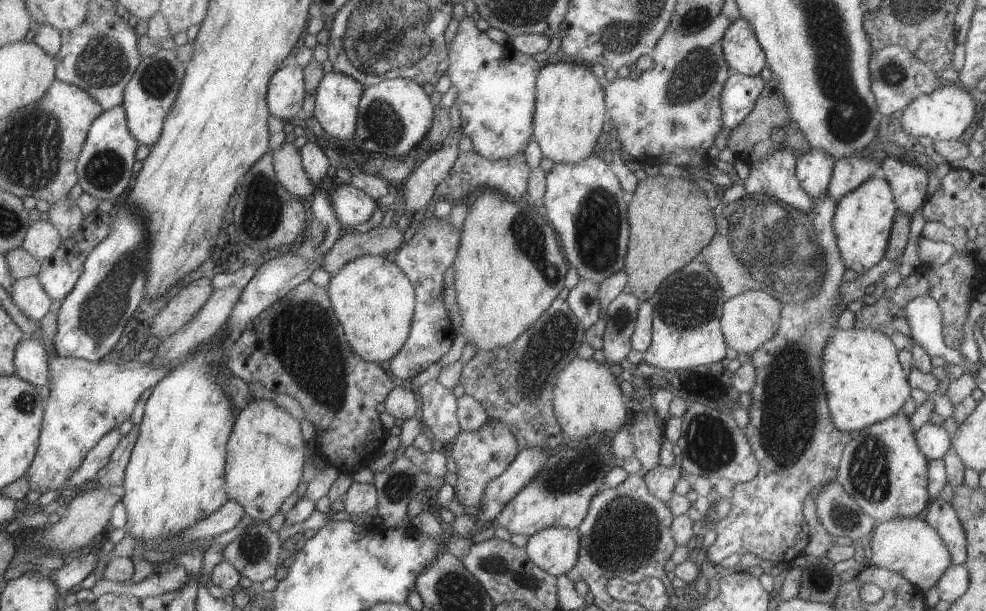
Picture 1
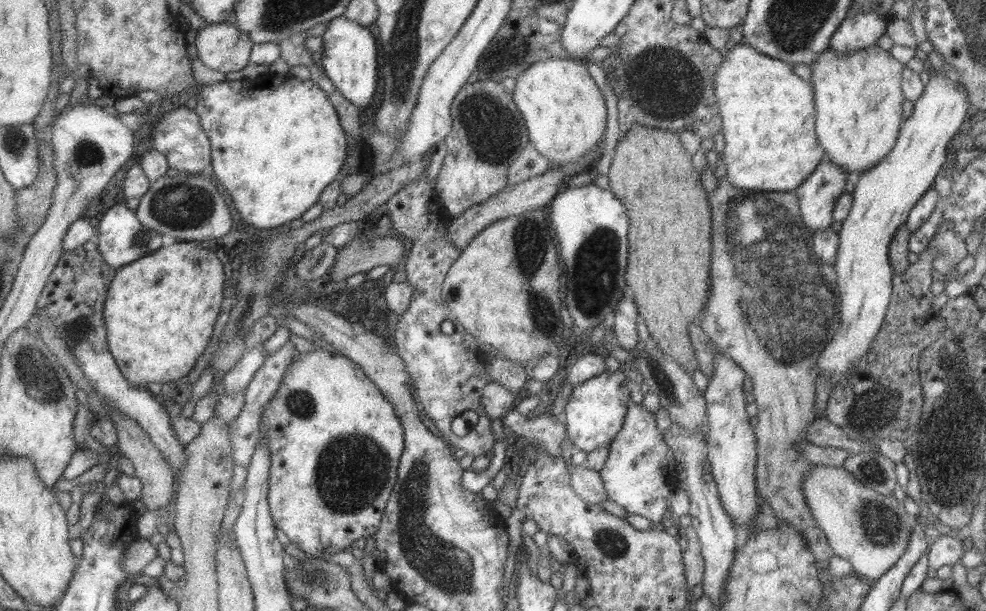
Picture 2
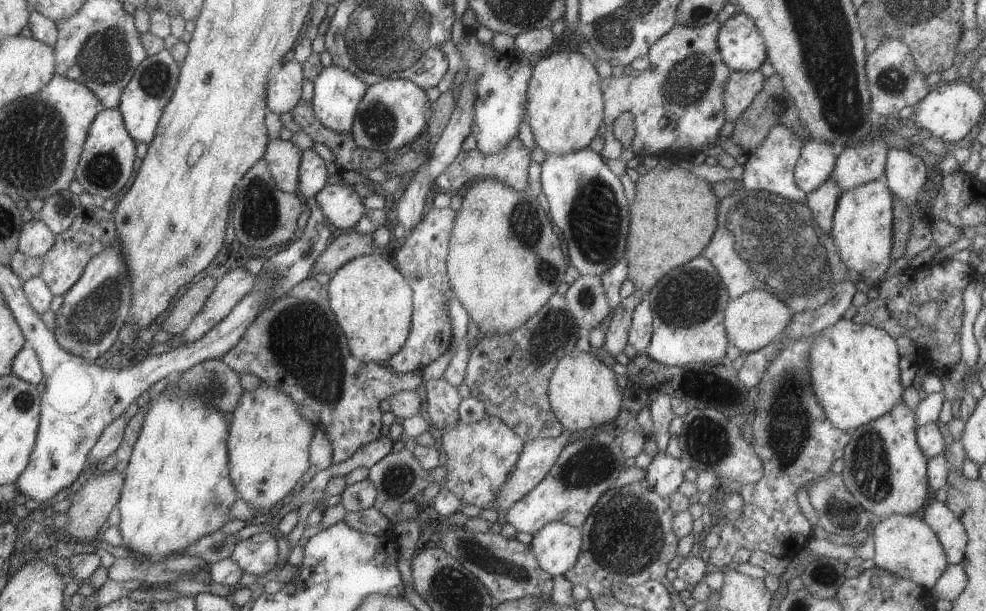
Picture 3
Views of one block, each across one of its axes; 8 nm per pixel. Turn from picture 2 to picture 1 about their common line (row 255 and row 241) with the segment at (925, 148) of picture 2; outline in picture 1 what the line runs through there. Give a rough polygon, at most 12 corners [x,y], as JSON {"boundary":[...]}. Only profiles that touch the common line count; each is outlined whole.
{"boundary":[[885,179],[837,200],[832,227],[845,268],[885,256],[897,207]]}

